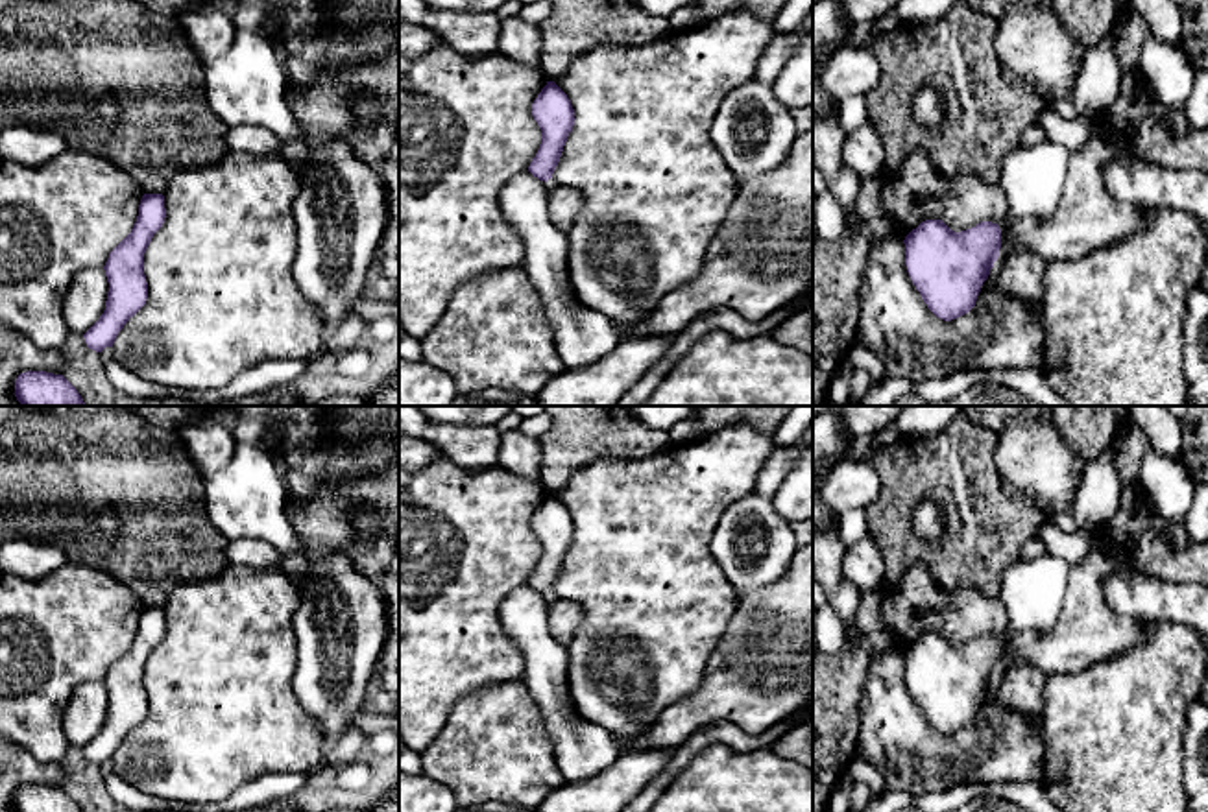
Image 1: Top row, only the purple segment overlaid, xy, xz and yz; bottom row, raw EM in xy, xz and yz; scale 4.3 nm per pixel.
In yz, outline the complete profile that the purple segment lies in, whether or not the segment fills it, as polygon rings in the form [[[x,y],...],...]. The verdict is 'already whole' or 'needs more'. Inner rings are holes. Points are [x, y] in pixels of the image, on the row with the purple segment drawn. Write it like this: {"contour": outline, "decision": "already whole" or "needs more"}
{"contour": [[[925,220],[905,240],[907,273],[927,308],[951,321],[977,301],[1001,249],[997,223],[981,221],[955,233],[942,220]]], "decision": "already whole"}

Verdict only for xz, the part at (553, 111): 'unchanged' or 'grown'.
unchanged

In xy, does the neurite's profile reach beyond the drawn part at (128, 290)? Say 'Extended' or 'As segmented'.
As segmented

